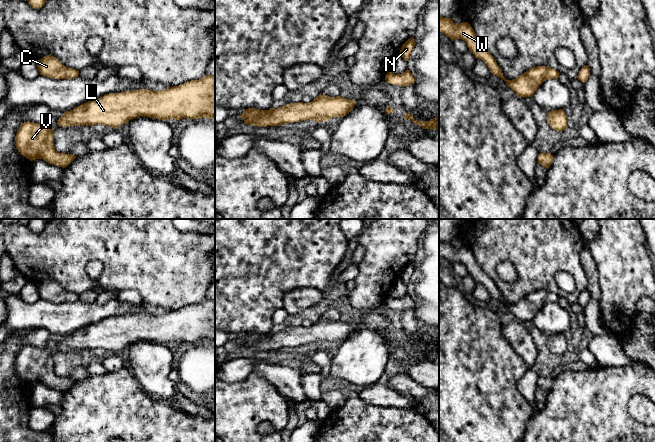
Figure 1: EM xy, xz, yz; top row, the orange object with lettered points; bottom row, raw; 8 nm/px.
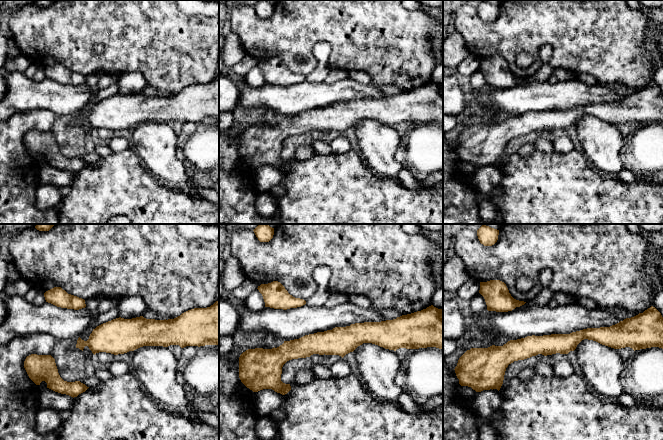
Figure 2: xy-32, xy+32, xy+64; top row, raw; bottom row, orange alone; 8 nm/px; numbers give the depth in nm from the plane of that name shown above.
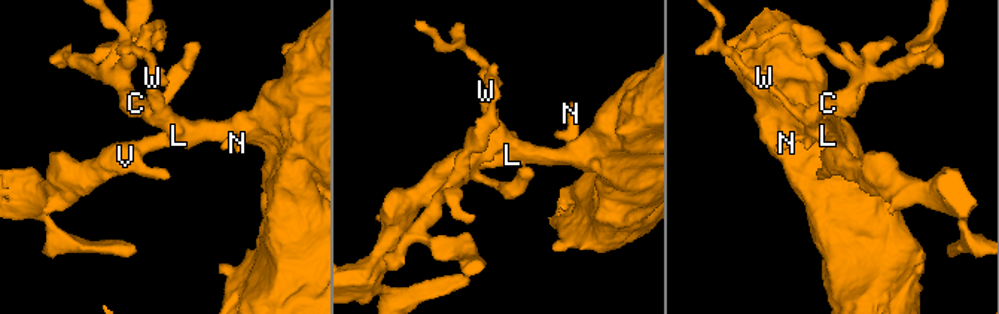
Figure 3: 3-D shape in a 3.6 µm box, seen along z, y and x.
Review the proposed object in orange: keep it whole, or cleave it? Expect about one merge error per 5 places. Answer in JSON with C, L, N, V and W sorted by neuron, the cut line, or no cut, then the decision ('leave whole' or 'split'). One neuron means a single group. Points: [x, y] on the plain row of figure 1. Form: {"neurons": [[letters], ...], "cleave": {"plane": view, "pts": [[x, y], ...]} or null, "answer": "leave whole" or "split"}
{"neurons": [["C", "L", "N", "V", "W"]], "cleave": null, "answer": "leave whole"}

